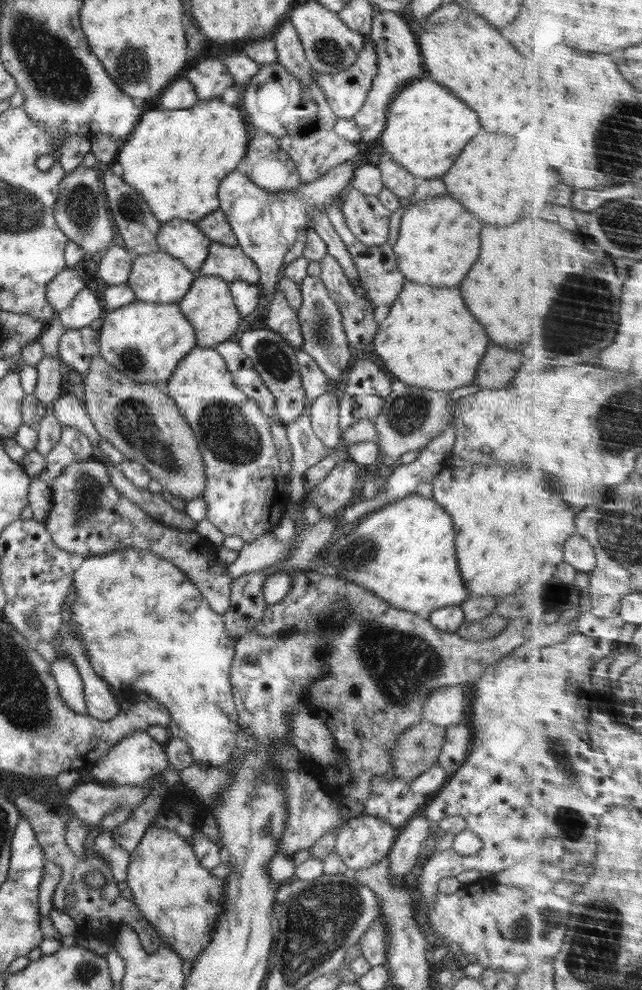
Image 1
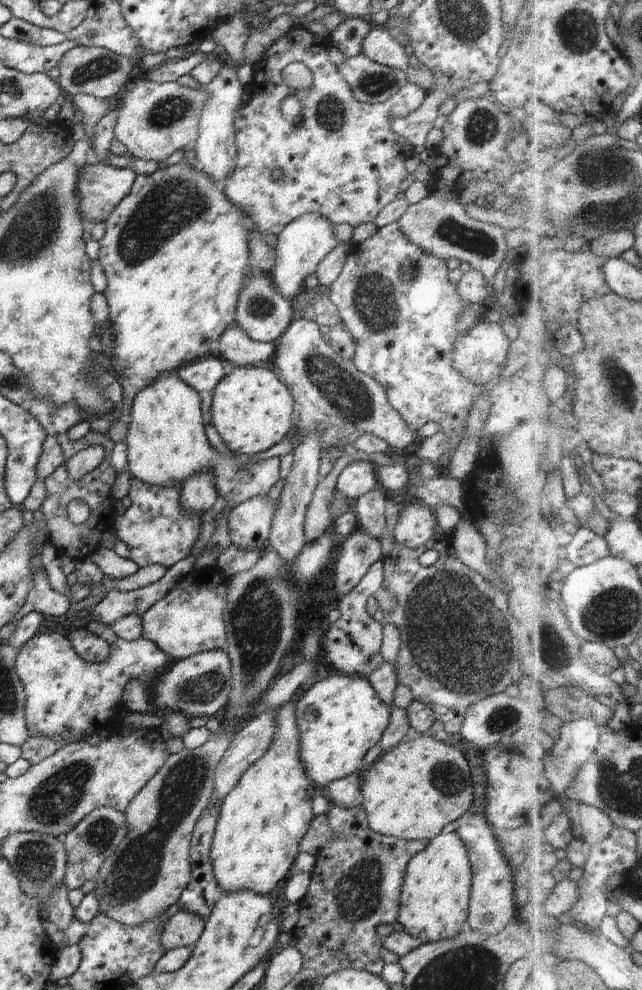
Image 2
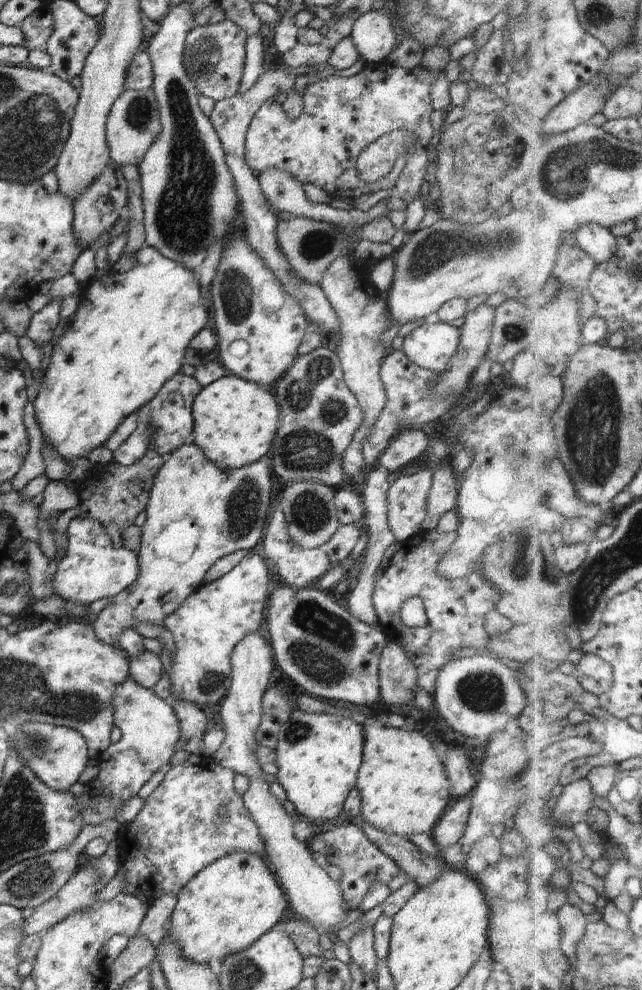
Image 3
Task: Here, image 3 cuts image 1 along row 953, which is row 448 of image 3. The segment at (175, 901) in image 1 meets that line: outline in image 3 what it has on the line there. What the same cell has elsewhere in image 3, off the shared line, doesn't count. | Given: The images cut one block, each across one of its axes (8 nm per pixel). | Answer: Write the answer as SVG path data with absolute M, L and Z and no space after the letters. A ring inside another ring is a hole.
M187 442L176 448L170 458L162 465L160 472L156 474L154 479L152 490L150 490L150 498L148 498L148 504L146 504L146 521L142 527L141 544L140 551L138 552L138 576L136 576L136 582L132 584L131 587L126 588L126 590L112 596L110 598L110 604L100 611L100 614L96 617L96 620L91 624L96 633L96 638L102 642L102 644L108 644L111 646L113 651L118 651L118 639L120 634L124 630L136 630L136 624L154 624L154 626L163 626L166 616L174 614L184 601L192 594L196 592L198 587L202 585L202 578L204 574L210 570L210 567L216 560L220 560L222 556L230 554L231 552L236 552L236 550L249 550L254 548L260 540L262 540L264 526L266 526L266 520L268 520L271 514L270 509L270 494L272 494L272 467L269 465L267 458L262 458L259 461L254 462L254 464L248 464L244 468L239 468L236 470L220 470L216 464L212 464L204 452L198 448L194 443Z

